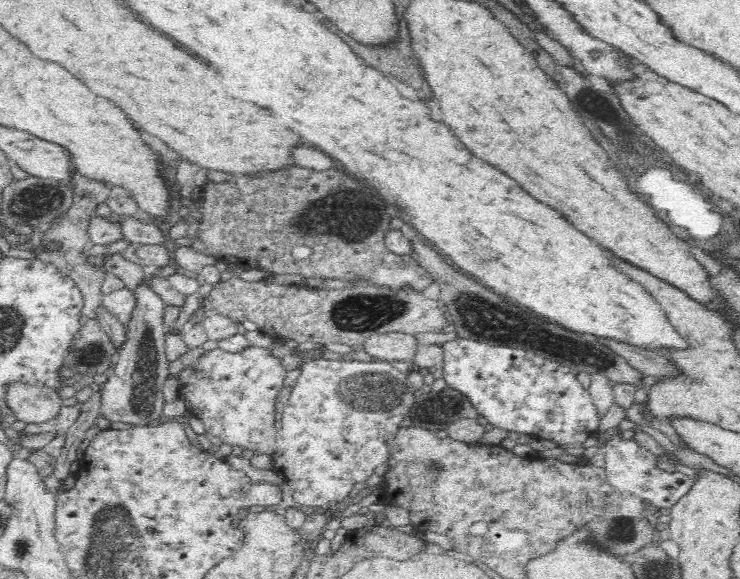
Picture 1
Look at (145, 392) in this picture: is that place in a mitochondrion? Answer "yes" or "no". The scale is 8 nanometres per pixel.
yes

